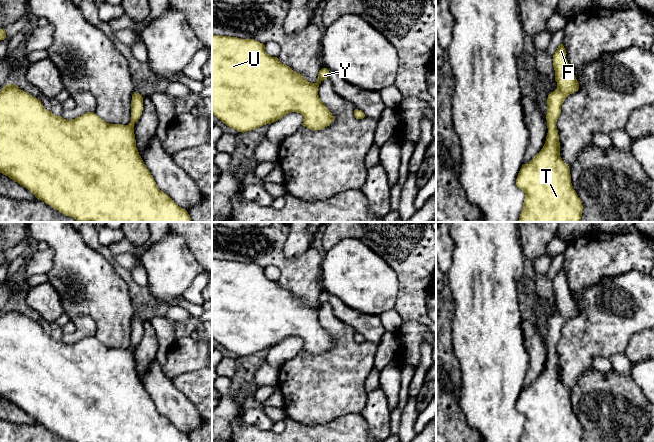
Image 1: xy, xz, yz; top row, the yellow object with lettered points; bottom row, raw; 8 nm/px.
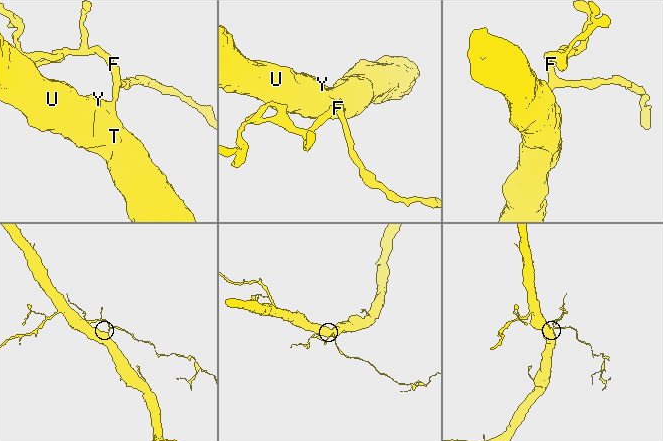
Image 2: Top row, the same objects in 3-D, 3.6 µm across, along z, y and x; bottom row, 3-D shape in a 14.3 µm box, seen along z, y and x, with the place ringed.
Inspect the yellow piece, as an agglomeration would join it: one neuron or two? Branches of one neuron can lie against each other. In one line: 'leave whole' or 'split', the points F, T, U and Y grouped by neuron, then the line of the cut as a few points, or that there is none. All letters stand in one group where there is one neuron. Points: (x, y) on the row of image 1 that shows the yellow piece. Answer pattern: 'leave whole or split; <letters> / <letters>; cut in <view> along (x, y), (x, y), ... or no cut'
leave whole; F T U Y; no cut

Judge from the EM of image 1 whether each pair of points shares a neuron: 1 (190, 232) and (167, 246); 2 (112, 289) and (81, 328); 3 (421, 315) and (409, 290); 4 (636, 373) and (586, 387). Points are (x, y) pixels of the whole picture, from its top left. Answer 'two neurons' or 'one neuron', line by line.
1: two neurons
2: two neurons
3: one neuron
4: two neurons

